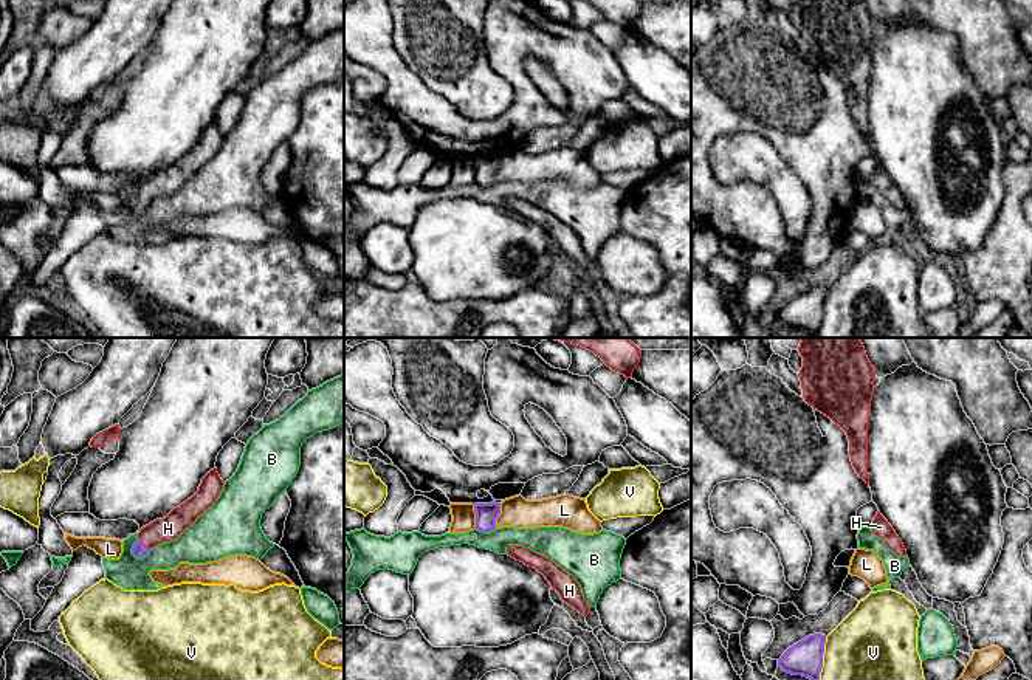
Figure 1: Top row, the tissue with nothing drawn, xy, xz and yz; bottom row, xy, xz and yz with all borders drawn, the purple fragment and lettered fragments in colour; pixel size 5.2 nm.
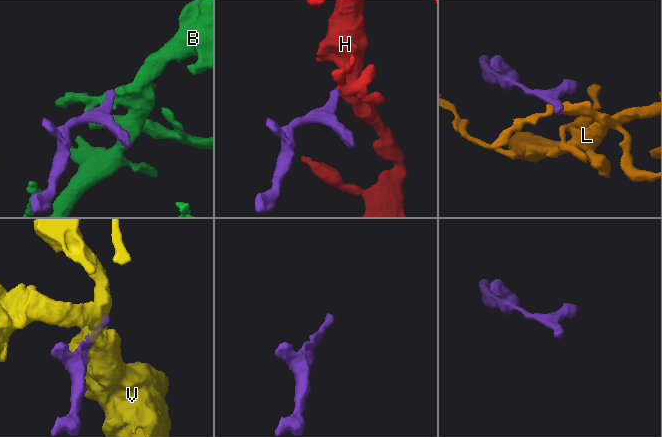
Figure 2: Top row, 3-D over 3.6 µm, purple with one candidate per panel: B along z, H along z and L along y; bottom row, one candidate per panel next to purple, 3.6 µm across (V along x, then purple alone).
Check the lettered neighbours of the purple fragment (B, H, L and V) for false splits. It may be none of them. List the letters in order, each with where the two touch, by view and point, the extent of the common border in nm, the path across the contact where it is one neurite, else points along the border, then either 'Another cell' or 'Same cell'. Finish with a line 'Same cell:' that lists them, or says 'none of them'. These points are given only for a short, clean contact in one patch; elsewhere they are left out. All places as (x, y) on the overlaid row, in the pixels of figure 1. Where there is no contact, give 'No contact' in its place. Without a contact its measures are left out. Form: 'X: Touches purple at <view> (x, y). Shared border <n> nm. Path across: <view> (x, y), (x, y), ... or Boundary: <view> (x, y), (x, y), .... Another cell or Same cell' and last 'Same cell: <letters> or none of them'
B: Touches purple at xy (140, 556). Shared border 110 nm. Another cell
H: Touches purple at xy (143, 544). Shared border 90 nm. Path across: xy (140, 550), (143, 544), (157, 532), (168, 528). Same cell
L: Touches purple at xz (498, 516). Shared border 130 nm. Boundary: xz (501, 504), (501, 513), (495, 527). Another cell
V: Touches purple at yz (822, 659). Shared border 220 nm. Another cell
Same cell: H

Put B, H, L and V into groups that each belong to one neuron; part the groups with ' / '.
B / H / L / V

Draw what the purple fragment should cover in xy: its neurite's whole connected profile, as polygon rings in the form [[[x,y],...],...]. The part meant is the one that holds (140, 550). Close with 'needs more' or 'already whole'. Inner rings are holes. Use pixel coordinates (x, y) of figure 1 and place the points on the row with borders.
[[[217,468],[211,469],[201,479],[198,491],[191,499],[174,508],[166,517],[157,519],[139,530],[132,555],[144,558],[153,547],[177,539],[198,516],[214,505],[223,485]]]; needs more

